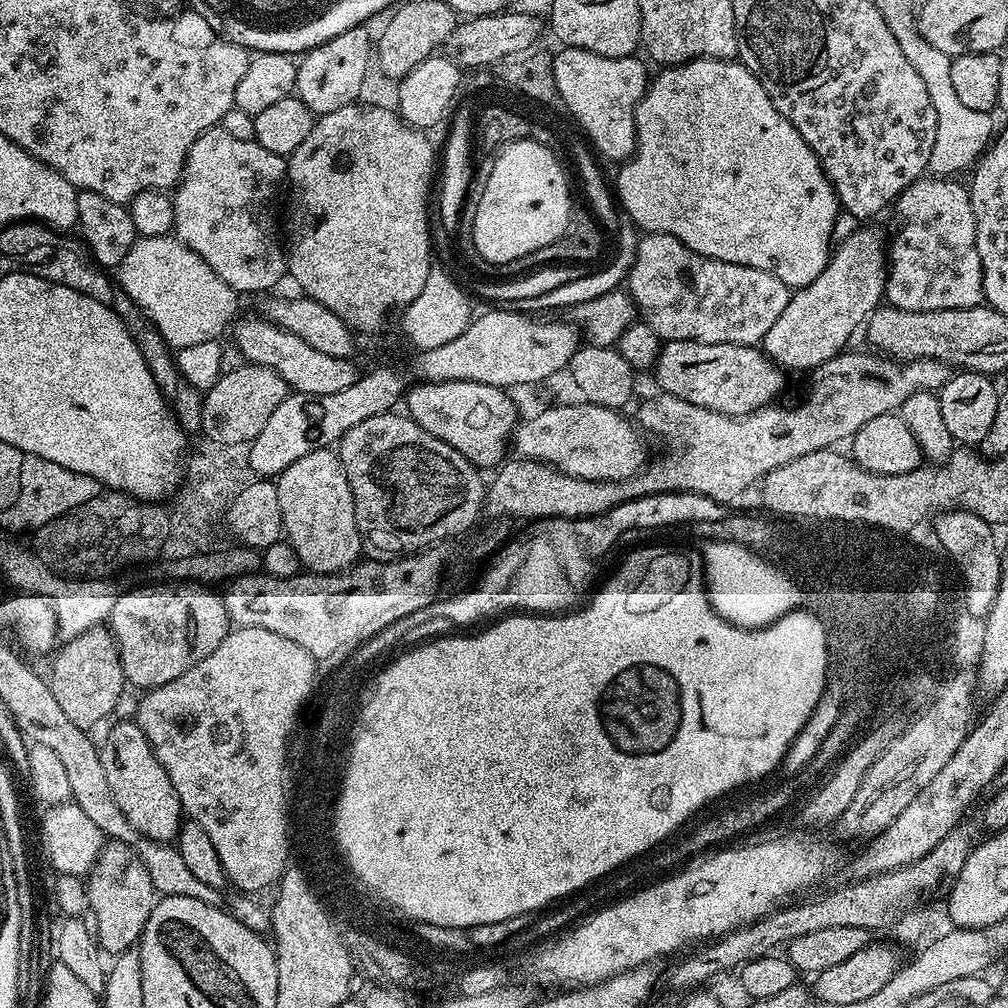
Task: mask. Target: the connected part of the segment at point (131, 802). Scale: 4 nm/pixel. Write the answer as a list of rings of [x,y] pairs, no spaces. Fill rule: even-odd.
[[[132,718],[118,721],[109,730],[104,744],[102,740],[99,749],[102,770],[106,770],[106,782],[110,782],[110,792],[114,794],[114,802],[118,802],[118,810],[122,810],[122,814],[126,814],[126,822],[130,822],[130,826],[134,826],[134,830],[139,832],[145,840],[175,841],[182,823],[180,799],[174,790],[174,782],[170,782],[170,774],[166,774],[162,762],[158,762],[152,749],[151,739],[140,729],[139,723]]]

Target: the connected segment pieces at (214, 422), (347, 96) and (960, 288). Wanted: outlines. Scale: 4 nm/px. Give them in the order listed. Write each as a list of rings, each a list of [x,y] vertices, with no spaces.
[[[241,363],[241,368],[232,368],[221,374],[211,388],[203,393],[204,405],[200,408],[200,428],[205,437],[214,442],[237,446],[251,445],[262,426],[274,410],[290,394],[287,382],[272,368],[257,364]]]
[[[355,27],[338,34],[330,41],[303,53],[296,72],[294,95],[314,114],[325,116],[347,104],[361,99],[364,79],[368,76],[368,63],[374,60],[374,40],[368,37],[367,27]]]
[[[921,178],[915,180],[910,187],[901,192],[899,200],[895,201],[894,209],[900,215],[900,229],[896,237],[890,240],[890,255],[887,257],[888,281],[884,287],[884,300],[891,307],[910,310],[911,312],[937,312],[938,310],[954,310],[955,308],[974,308],[984,300],[984,287],[982,286],[982,258],[978,258],[978,246],[976,245],[976,219],[974,218],[974,206],[967,187],[959,184],[956,178]]]

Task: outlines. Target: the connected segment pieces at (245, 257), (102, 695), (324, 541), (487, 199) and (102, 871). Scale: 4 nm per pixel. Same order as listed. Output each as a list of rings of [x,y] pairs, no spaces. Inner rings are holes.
[[[219,126],[208,128],[203,134],[196,139],[190,146],[188,156],[184,160],[184,172],[180,176],[180,182],[176,185],[170,196],[170,203],[173,210],[172,227],[176,239],[181,240],[186,247],[194,250],[194,254],[198,254],[198,258],[202,258],[206,262],[206,266],[210,266],[210,270],[214,270],[214,274],[218,274],[218,278],[222,278],[222,282],[226,282],[226,286],[230,286],[238,294],[244,292],[264,292],[268,294],[273,291],[272,288],[280,279],[285,279],[288,271],[288,262],[286,259],[286,248],[282,243],[282,236],[276,233],[276,195],[280,192],[280,183],[283,185],[286,180],[286,160],[285,157],[278,154],[270,154],[270,150],[266,150],[266,146],[262,146],[256,139],[250,142],[242,142],[238,138],[226,134],[226,130],[222,130]]]
[[[99,626],[78,634],[64,645],[64,649],[61,647],[51,657],[50,683],[54,690],[54,699],[61,704],[63,712],[69,716],[70,722],[74,722],[74,726],[92,730],[95,724],[102,723],[115,710],[120,695],[126,689],[116,639],[107,627]]]
[[[331,447],[319,448],[298,458],[298,462],[290,462],[290,466],[286,466],[286,470],[275,477],[274,483],[278,490],[278,506],[282,506],[284,536],[298,554],[301,565],[309,573],[343,572],[361,559],[360,531],[356,525],[350,482],[346,478],[339,455]]]
[[[531,138],[513,140],[496,156],[489,181],[485,184],[482,200],[478,201],[478,210],[474,214],[472,224],[472,244],[485,265],[499,266],[506,262],[514,262],[514,258],[522,258],[526,254],[534,254],[534,250],[542,250],[542,246],[550,246],[568,228],[572,218],[574,203],[568,193],[568,176],[555,156],[553,149],[540,145]]]
[[[121,840],[105,843],[104,847],[100,849],[100,857],[97,858],[96,865],[86,877],[86,885],[90,916],[96,919],[94,936],[99,947],[105,953],[112,952],[111,954],[129,951],[139,941],[152,913],[152,906],[158,899],[156,887],[150,882],[150,874],[146,870],[146,866],[140,861],[140,855],[136,852],[135,847],[130,844],[123,844]]]

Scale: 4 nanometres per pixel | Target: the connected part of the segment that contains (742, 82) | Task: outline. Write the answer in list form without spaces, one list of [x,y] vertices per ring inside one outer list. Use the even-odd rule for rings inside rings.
[[[735,59],[731,60],[690,60],[679,66],[664,66],[660,73],[651,77],[644,97],[636,108],[636,150],[619,165],[620,173],[616,176],[616,192],[620,195],[623,215],[629,217],[637,229],[645,233],[661,232],[678,238],[690,250],[703,256],[712,256],[715,260],[730,262],[738,266],[750,266],[754,270],[766,270],[776,275],[790,290],[804,288],[828,265],[830,249],[834,244],[832,231],[836,217],[842,209],[836,199],[836,192],[824,167],[814,154],[811,146],[804,141],[802,134],[770,102],[768,91],[750,74],[750,70]]]

